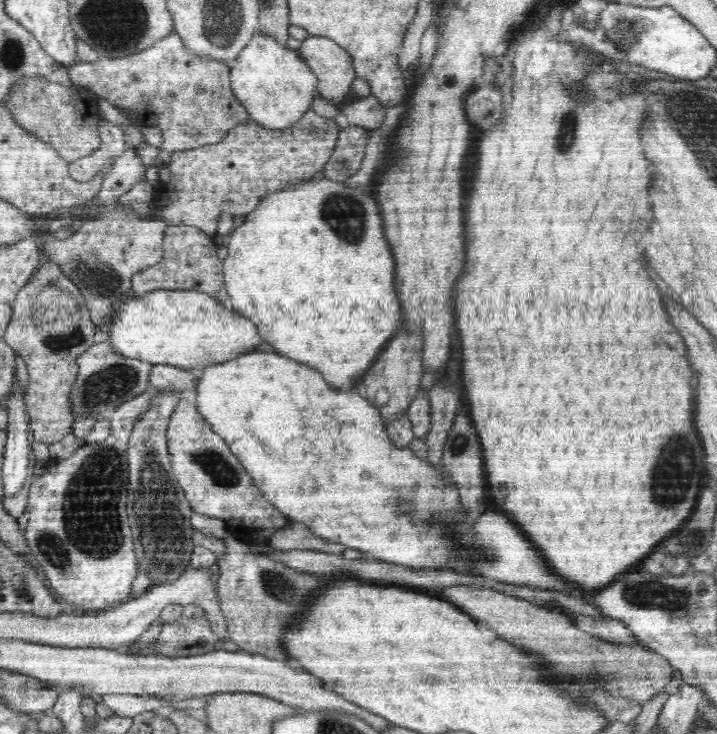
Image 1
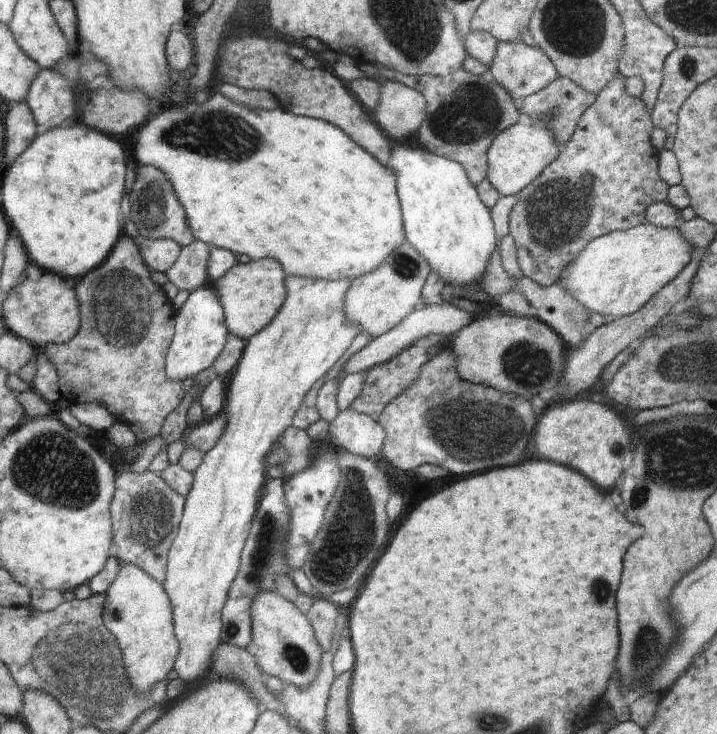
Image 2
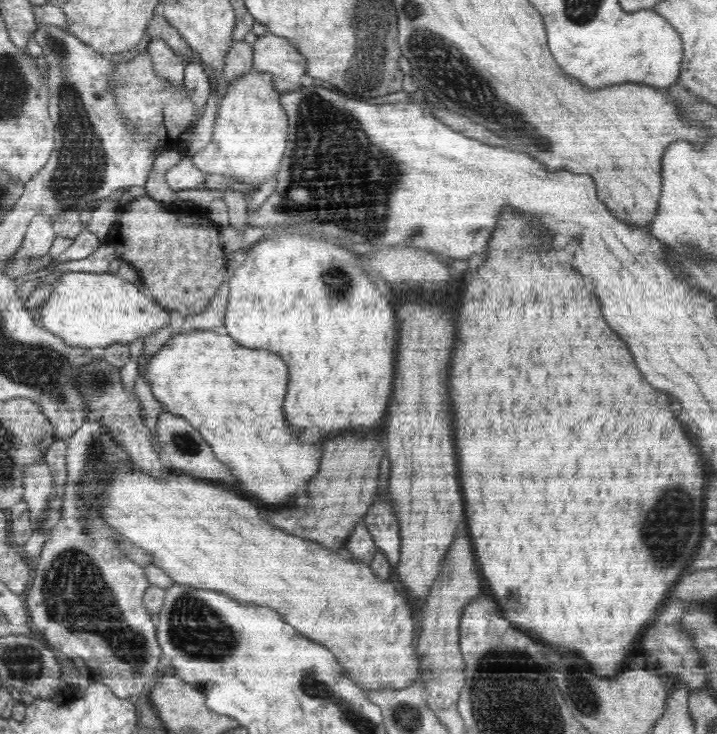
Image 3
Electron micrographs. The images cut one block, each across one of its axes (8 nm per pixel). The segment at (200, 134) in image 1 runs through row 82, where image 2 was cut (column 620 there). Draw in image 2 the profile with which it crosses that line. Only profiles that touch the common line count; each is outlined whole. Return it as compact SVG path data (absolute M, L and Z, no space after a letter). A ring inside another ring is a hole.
M622 72L616 74L616 78L611 82L608 82L607 86L604 86L604 90L596 95L595 104L583 114L583 117L579 120L579 124L576 126L575 134L571 138L571 141L561 147L559 157L555 162L547 167L540 174L539 178L531 183L527 188L523 189L516 195L515 209L511 211L509 234L512 236L516 246L516 254L518 254L518 265L522 274L527 280L532 280L541 286L555 285L559 279L560 274L567 269L568 264L571 264L596 238L603 237L604 235L611 233L612 231L624 231L630 228L647 224L646 213L654 202L665 202L670 196L670 186L664 183L664 180L660 178L659 174L659 151L652 146L650 142L650 134L655 129L654 122L652 122L652 114L648 112L646 104L642 98L636 96L630 96L626 92L626 79Z

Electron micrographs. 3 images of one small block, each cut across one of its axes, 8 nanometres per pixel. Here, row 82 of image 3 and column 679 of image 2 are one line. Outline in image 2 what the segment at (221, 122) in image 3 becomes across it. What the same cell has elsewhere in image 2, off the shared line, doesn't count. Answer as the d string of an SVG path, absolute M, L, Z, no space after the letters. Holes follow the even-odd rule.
M642 224L629 230L612 231L593 240L575 261L568 264L556 284L566 288L589 313L600 314L608 320L618 319L636 313L664 286L679 277L695 253L697 249L684 240L677 227Z

